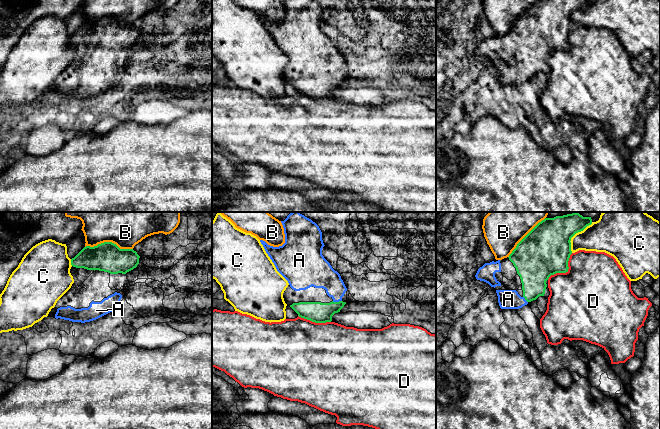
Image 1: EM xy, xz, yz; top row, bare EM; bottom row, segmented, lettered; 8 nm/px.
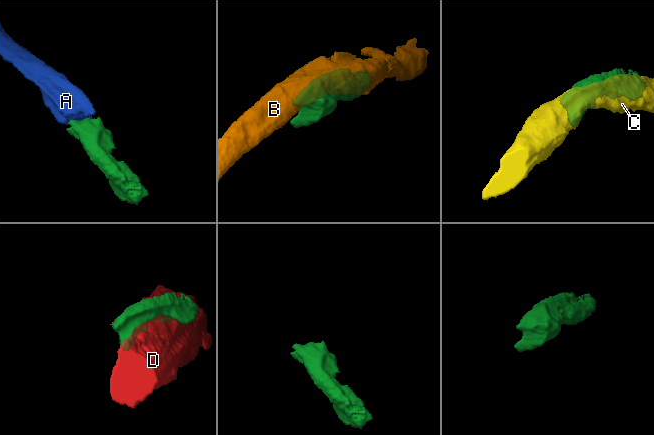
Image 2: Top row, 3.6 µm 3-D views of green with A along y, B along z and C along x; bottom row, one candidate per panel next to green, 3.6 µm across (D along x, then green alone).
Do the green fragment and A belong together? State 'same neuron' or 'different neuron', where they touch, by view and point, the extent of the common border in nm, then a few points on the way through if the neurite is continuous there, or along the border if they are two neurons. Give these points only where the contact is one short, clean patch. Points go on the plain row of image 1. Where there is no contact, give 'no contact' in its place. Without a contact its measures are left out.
same neuron; meets green in xz at (336, 78); contact 80 nm long

